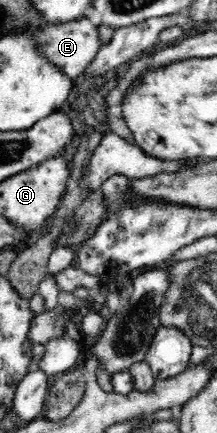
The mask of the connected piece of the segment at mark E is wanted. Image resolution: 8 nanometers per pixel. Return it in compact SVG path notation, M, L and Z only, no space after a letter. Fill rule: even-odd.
M83 17L69 21L69 23L55 23L49 25L45 29L41 29L37 33L33 33L35 47L38 53L42 55L55 69L58 69L63 75L73 79L79 73L85 71L88 63L91 63L101 46L99 34L97 34L97 26L93 25L90 20Z

